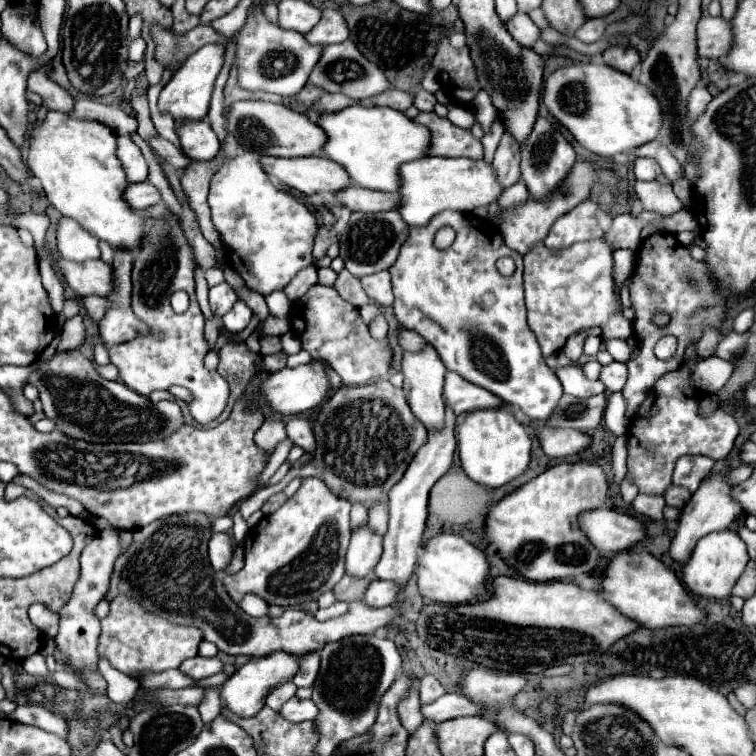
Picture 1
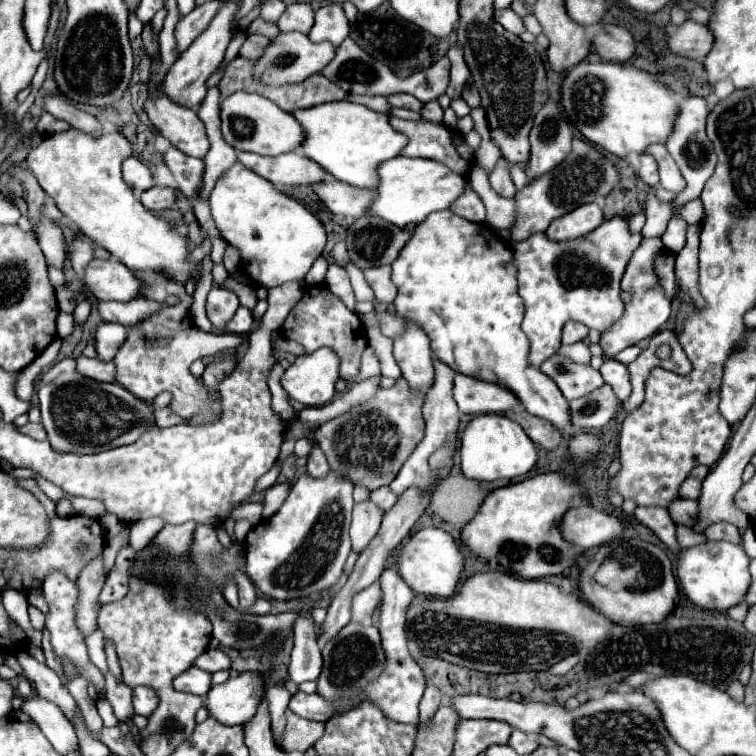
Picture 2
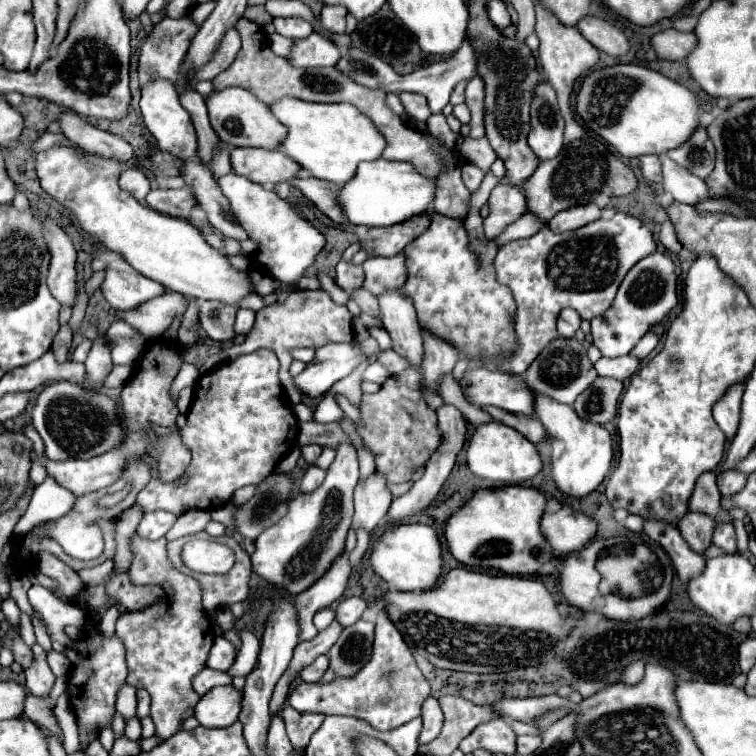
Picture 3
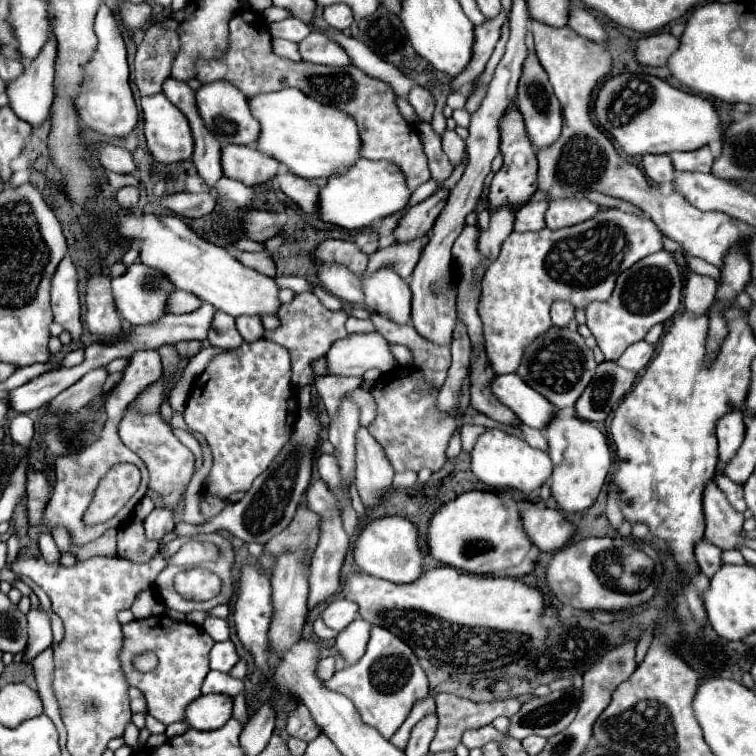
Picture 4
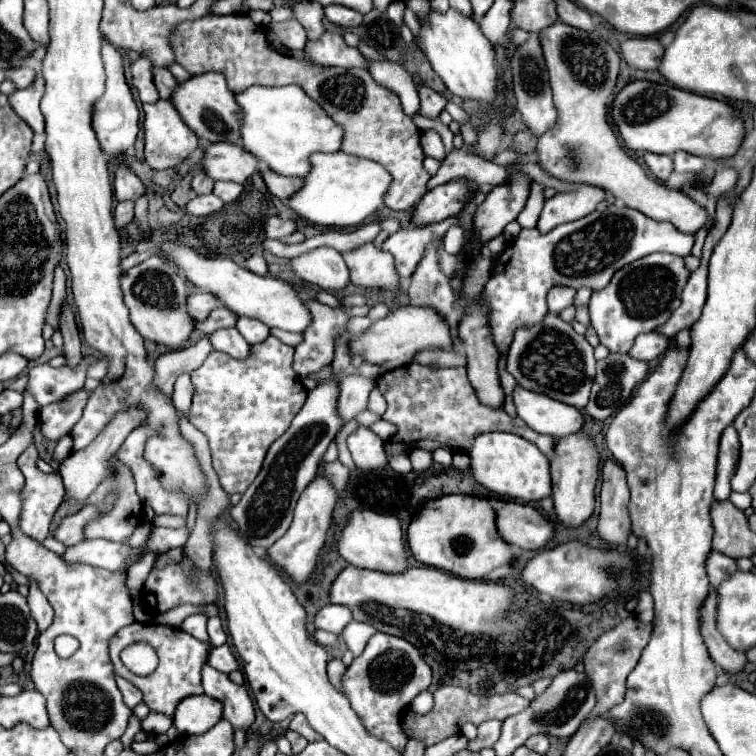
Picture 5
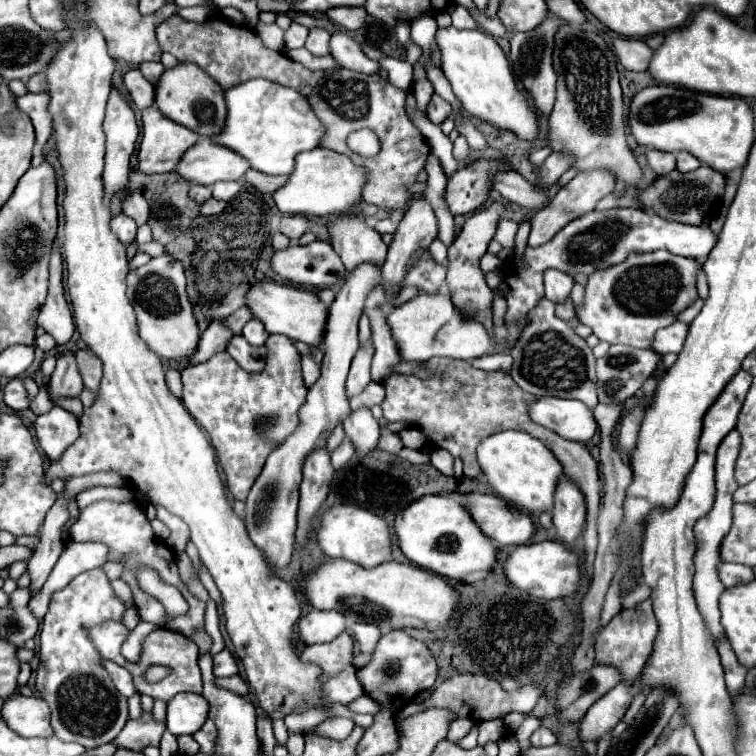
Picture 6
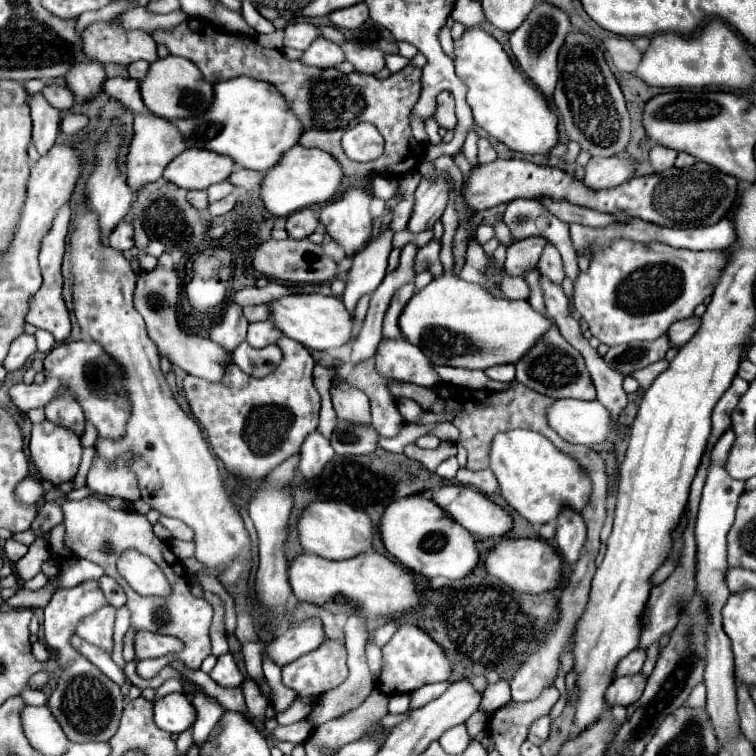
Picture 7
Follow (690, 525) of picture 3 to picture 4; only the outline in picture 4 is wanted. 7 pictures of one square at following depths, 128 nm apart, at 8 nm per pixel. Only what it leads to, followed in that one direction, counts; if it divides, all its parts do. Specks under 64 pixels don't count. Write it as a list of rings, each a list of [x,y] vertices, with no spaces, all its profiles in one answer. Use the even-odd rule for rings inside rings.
[[[706,540],[696,544],[694,554],[696,554],[696,560],[698,560],[702,574],[708,578],[712,578],[718,572],[718,568],[722,568],[722,564],[724,564],[722,562],[722,550],[716,548],[714,544],[708,544]]]

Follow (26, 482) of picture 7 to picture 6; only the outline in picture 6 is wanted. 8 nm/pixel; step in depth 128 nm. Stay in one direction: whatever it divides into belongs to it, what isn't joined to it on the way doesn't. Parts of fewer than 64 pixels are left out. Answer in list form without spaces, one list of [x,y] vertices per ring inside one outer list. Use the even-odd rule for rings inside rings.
[[[66,20],[68,28],[74,32],[74,38],[62,44],[56,60],[48,66],[46,78],[50,86],[50,114],[54,118],[54,136],[60,152],[60,162],[64,168],[66,180],[66,196],[64,196],[64,212],[66,212],[66,238],[64,238],[64,258],[68,268],[68,296],[74,310],[74,322],[80,332],[80,338],[86,346],[96,352],[96,356],[104,364],[104,378],[100,386],[98,400],[84,410],[80,430],[82,436],[76,444],[64,452],[60,462],[52,462],[44,484],[50,484],[54,478],[68,480],[70,476],[84,476],[92,472],[118,472],[128,478],[138,490],[146,492],[152,504],[164,506],[170,514],[180,516],[190,532],[192,542],[198,548],[202,564],[212,574],[218,590],[224,598],[224,616],[226,630],[234,642],[236,654],[242,660],[246,678],[254,688],[258,706],[270,718],[288,716],[302,700],[308,700],[316,708],[320,706],[320,690],[318,682],[320,668],[312,664],[300,662],[292,648],[292,630],[296,620],[300,618],[300,600],[294,588],[280,580],[270,566],[264,562],[262,552],[252,544],[244,522],[234,514],[232,504],[228,502],[222,480],[218,474],[218,464],[214,456],[214,448],[206,440],[206,434],[184,408],[184,404],[170,392],[164,380],[164,368],[160,358],[140,340],[138,320],[134,308],[126,296],[126,276],[130,272],[130,264],[126,258],[126,246],[116,240],[108,222],[110,208],[104,204],[104,186],[100,180],[100,172],[104,168],[104,108],[108,94],[112,90],[112,72],[114,60],[106,52],[106,42],[98,28],[90,22]]]

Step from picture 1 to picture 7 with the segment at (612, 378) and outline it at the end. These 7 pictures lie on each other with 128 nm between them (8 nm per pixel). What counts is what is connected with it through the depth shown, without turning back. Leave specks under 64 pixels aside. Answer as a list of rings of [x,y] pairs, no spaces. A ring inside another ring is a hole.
[[[692,316],[692,318],[684,318],[684,320],[678,320],[676,324],[672,324],[668,328],[668,338],[672,340],[672,346],[682,346],[686,344],[700,328],[700,318],[698,316]]]

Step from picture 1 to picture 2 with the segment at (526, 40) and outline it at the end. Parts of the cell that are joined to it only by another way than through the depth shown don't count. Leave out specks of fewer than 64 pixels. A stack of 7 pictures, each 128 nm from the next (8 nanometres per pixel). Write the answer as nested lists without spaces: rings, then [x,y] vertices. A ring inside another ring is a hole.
[[[496,8],[494,10],[494,20],[498,24],[502,24],[508,32],[512,34],[522,34],[524,32],[524,24],[522,18],[512,10],[512,8]]]

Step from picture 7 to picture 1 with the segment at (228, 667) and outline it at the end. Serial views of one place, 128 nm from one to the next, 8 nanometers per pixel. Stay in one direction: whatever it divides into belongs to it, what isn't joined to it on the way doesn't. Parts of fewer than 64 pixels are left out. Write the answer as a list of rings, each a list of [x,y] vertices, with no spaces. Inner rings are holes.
[[[194,656],[194,658],[184,660],[184,664],[180,666],[182,672],[188,672],[190,676],[196,676],[198,680],[214,676],[214,674],[222,672],[222,668],[224,668],[224,664],[222,664],[222,660],[218,656],[212,656],[212,658]]]

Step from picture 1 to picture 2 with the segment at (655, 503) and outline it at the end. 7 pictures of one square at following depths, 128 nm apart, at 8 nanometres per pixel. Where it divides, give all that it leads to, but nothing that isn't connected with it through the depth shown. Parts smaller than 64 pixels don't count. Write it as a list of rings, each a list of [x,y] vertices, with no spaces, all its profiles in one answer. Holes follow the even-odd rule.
[[[636,508],[634,518],[650,528],[660,538],[660,542],[666,544],[666,548],[674,554],[680,554],[684,550],[676,540],[676,524],[672,522],[666,508]]]

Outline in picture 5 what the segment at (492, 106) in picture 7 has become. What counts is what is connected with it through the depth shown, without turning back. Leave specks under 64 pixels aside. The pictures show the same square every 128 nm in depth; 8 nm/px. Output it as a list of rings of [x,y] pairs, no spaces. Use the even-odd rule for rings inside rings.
[[[432,10],[428,22],[420,28],[420,42],[420,50],[454,96],[494,106],[494,96],[500,86],[496,48],[494,44],[490,44],[490,40],[482,34],[480,26],[472,18],[460,16],[456,10],[448,10],[446,14],[438,14]]]

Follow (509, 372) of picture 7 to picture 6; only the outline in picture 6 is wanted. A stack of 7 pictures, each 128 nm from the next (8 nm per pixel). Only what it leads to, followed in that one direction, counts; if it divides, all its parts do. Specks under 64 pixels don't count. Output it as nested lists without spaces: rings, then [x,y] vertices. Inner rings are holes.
[[[510,354],[484,356],[480,360],[474,360],[472,366],[474,368],[480,368],[484,372],[510,372],[512,370],[512,356]]]

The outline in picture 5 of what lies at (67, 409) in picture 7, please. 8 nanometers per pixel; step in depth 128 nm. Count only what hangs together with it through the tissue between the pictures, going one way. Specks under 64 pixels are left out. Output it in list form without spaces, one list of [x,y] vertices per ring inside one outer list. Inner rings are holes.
[[[70,306],[64,308],[64,318],[62,318],[62,324],[60,324],[60,332],[64,336],[66,366],[74,368],[74,366],[80,364],[82,352],[80,352],[80,334],[78,334],[78,328],[76,328],[76,322],[74,322]]]

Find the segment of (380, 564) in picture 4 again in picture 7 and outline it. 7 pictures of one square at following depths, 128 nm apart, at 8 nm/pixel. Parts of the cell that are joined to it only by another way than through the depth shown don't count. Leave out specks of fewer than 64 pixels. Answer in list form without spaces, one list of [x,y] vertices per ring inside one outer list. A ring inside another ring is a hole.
[[[332,500],[310,502],[296,522],[296,534],[298,534],[298,542],[304,548],[304,552],[318,554],[318,556],[330,558],[330,560],[352,558],[360,552],[372,550],[370,518],[364,512],[354,510],[352,506],[348,506],[344,502],[332,502]]]

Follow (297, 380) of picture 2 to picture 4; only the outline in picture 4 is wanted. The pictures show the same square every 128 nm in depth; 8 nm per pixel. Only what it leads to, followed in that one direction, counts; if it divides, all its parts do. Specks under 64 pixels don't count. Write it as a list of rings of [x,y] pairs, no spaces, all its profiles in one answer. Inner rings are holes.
[[[380,332],[348,334],[332,344],[328,356],[330,374],[338,376],[362,376],[370,368],[388,372],[396,368],[396,358],[390,352],[390,342]]]

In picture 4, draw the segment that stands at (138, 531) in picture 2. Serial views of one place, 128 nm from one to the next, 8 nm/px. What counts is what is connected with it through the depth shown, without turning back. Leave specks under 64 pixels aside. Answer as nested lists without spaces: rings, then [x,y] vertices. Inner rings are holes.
[[[154,508],[150,516],[143,521],[146,538],[148,540],[162,540],[164,534],[172,532],[174,522],[172,522],[172,512],[164,508]]]

